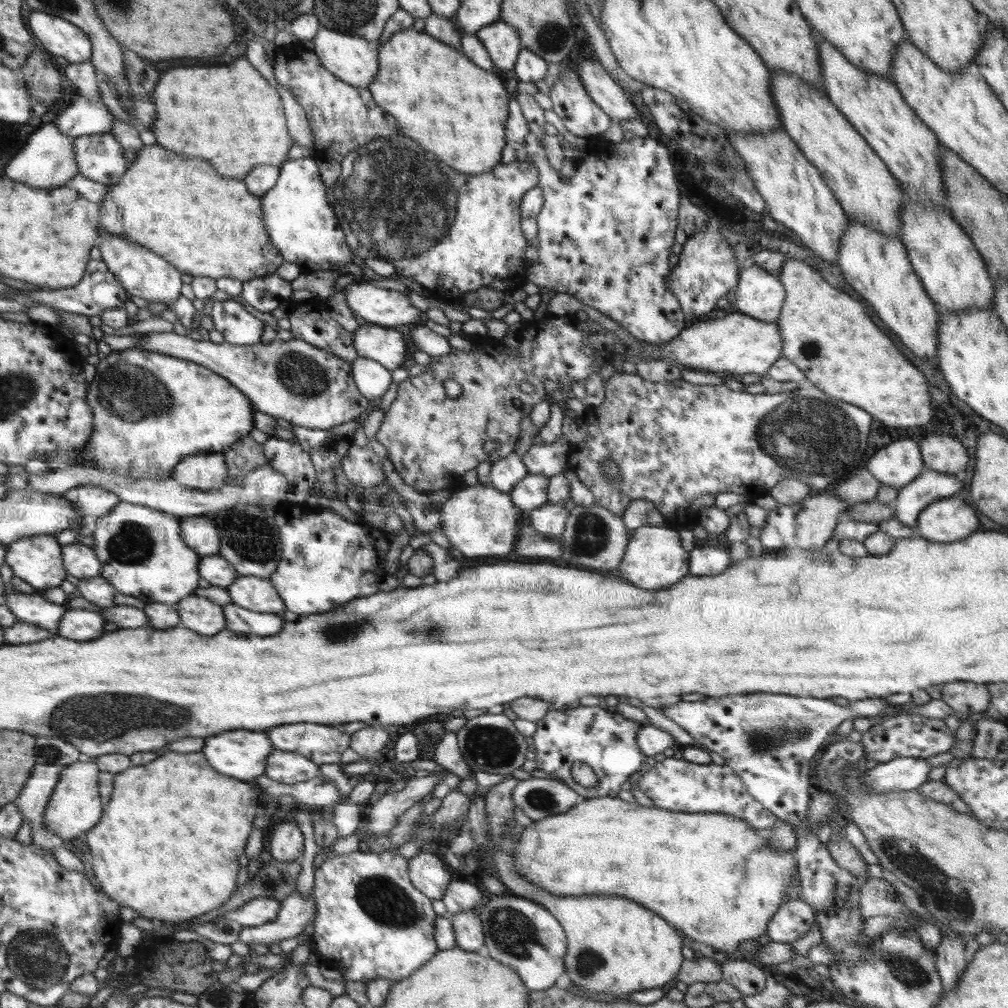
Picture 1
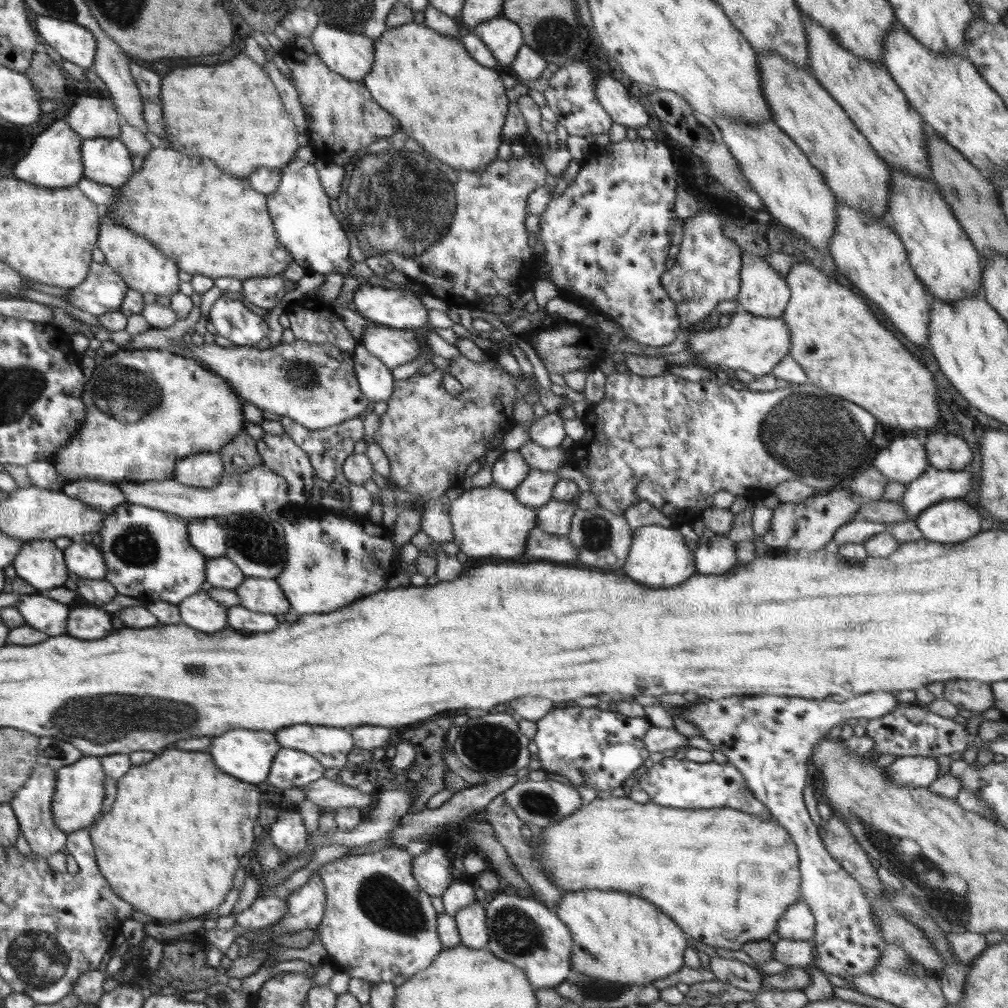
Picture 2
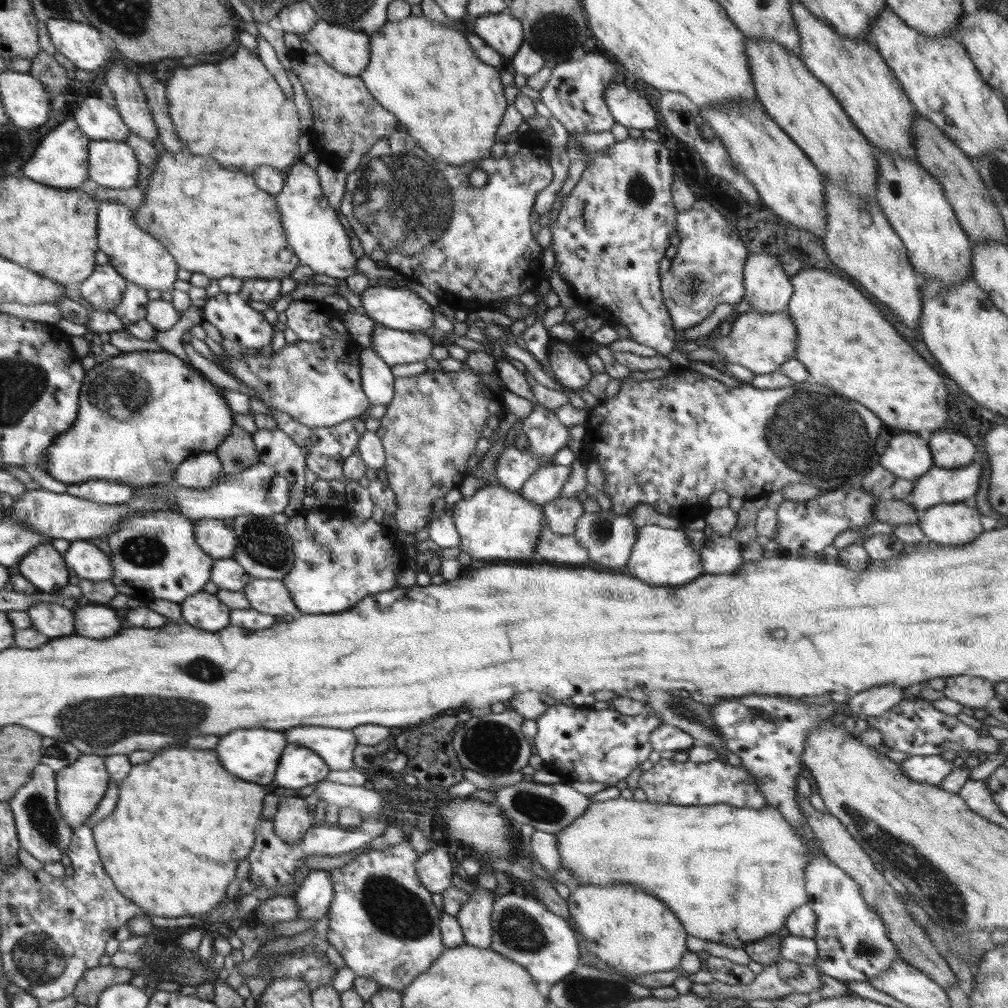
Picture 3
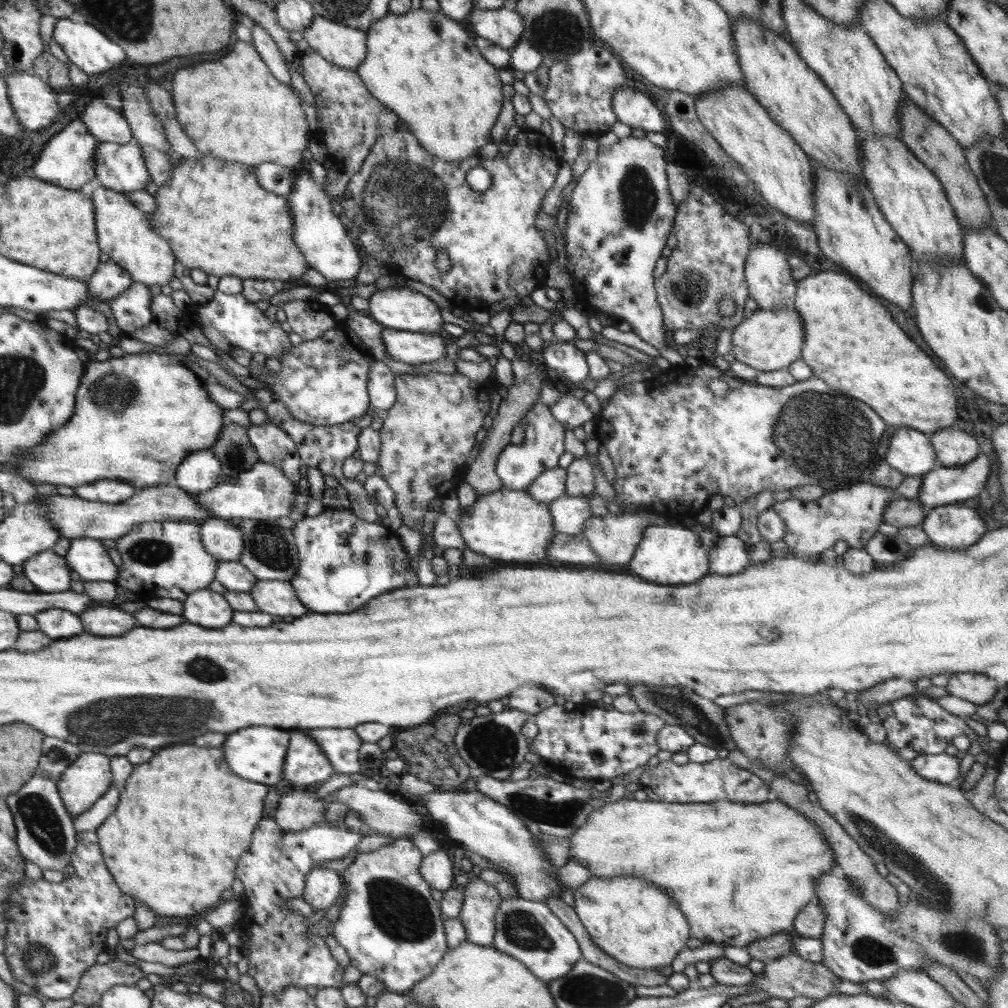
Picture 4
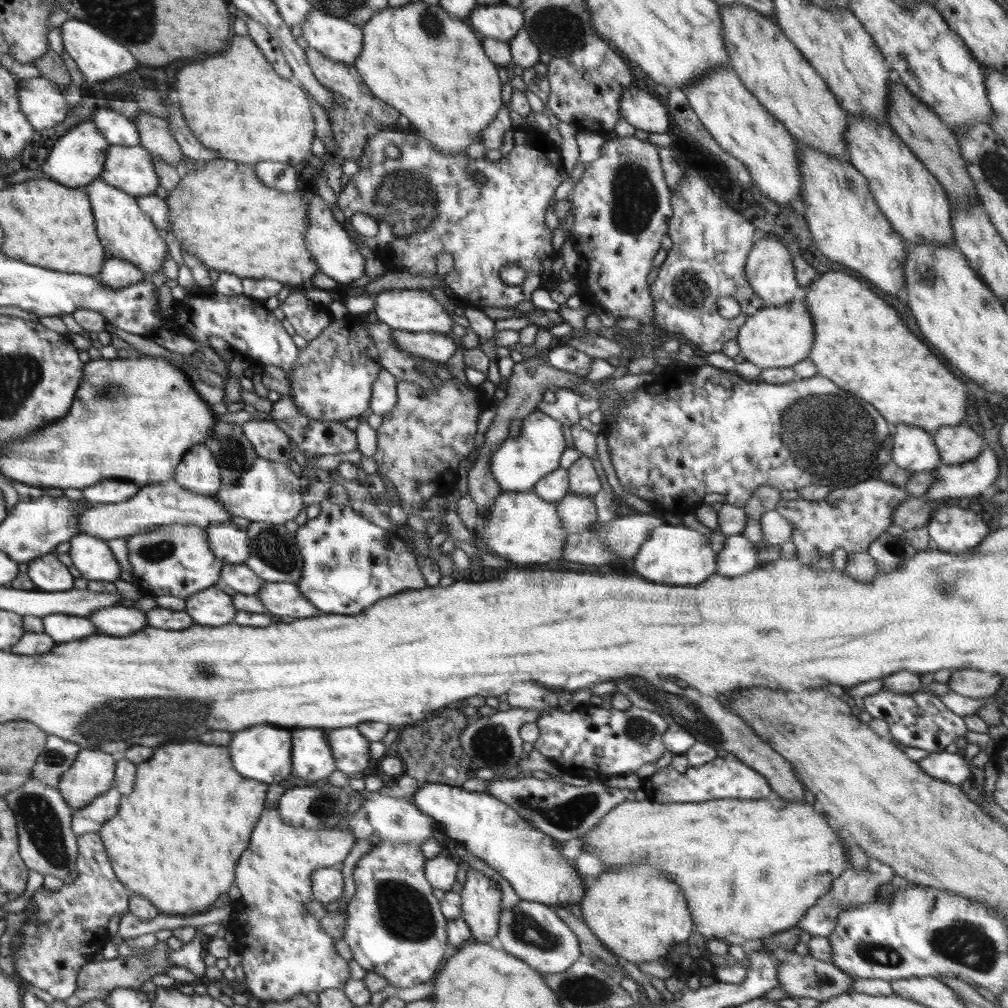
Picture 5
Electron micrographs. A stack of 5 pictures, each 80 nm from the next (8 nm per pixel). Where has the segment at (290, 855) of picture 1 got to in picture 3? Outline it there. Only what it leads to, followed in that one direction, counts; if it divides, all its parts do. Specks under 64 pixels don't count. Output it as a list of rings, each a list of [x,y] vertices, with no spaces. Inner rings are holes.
[[[295,793],[282,798],[273,824],[275,832],[282,841],[294,845],[304,839],[308,828],[312,825],[312,816],[308,814],[306,799]]]

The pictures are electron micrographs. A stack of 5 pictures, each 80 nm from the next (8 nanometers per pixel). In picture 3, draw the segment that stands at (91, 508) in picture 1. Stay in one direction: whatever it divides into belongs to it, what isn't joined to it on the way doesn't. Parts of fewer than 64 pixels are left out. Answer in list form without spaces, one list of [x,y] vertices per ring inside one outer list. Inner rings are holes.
[[[90,480],[83,483],[69,484],[65,492],[81,499],[100,504],[124,504],[134,496],[135,488],[131,485],[104,480]]]

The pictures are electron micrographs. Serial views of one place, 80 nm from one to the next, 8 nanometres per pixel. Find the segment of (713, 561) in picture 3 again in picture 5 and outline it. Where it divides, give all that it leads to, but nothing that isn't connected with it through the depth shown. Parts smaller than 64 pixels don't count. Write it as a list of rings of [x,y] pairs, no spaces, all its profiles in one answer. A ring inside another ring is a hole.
[[[741,533],[727,537],[722,550],[717,553],[716,573],[733,577],[752,572],[762,565],[757,556],[762,545],[748,540]]]

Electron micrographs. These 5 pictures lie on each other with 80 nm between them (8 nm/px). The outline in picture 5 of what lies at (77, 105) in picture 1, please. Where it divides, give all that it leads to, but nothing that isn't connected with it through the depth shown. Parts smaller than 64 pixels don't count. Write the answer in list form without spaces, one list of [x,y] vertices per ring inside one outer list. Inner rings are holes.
[[[98,108],[92,116],[94,124],[100,124],[100,132],[108,138],[110,144],[120,144],[120,146],[139,145],[138,128],[132,124],[128,118],[122,114],[108,110],[108,108]]]

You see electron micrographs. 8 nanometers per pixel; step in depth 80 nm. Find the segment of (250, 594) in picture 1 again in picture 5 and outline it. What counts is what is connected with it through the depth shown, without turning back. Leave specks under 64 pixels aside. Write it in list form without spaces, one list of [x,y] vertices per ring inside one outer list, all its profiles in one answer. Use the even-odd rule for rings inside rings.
[[[264,582],[255,595],[273,618],[289,616],[294,619],[304,619],[312,618],[312,616],[318,614],[316,605],[312,604],[300,592],[298,585],[295,583]]]

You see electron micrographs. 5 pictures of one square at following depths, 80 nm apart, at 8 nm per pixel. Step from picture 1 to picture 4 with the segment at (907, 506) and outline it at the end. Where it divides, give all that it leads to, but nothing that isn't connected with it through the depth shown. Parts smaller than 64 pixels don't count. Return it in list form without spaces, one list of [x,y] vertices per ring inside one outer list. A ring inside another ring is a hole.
[[[977,456],[972,462],[954,467],[937,465],[924,475],[917,499],[929,510],[979,496],[992,472],[988,456]]]

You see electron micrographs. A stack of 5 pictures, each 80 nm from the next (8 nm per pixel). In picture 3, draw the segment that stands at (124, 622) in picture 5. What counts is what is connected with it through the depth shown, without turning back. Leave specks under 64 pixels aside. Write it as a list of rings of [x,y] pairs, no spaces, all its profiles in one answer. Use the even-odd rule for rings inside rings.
[[[86,606],[76,610],[74,634],[88,638],[108,638],[122,628],[114,610],[106,606]]]

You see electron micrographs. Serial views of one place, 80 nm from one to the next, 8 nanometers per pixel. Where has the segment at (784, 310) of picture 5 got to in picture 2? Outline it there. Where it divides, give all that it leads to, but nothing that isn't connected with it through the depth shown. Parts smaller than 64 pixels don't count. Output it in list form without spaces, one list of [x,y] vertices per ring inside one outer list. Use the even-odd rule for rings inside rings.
[[[746,311],[733,313],[730,323],[726,328],[712,328],[712,330],[696,330],[690,332],[690,354],[696,357],[694,363],[714,371],[716,368],[742,369],[754,377],[763,376],[772,373],[772,370],[787,356],[790,352],[790,331],[788,325],[782,317],[776,318],[772,316],[754,316]]]

